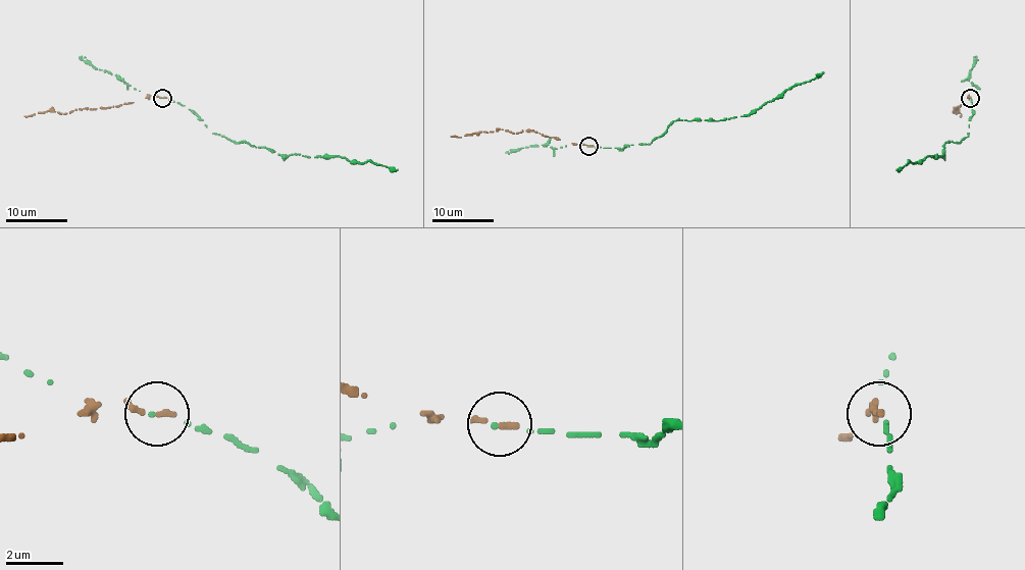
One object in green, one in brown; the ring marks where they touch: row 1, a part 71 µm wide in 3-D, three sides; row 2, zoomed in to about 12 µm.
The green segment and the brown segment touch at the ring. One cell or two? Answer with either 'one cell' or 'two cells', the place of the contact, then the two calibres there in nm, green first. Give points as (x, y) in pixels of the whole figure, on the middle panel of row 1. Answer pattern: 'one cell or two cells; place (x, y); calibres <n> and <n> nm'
two cells; place (588, 146); calibres 100 and 240 nm

